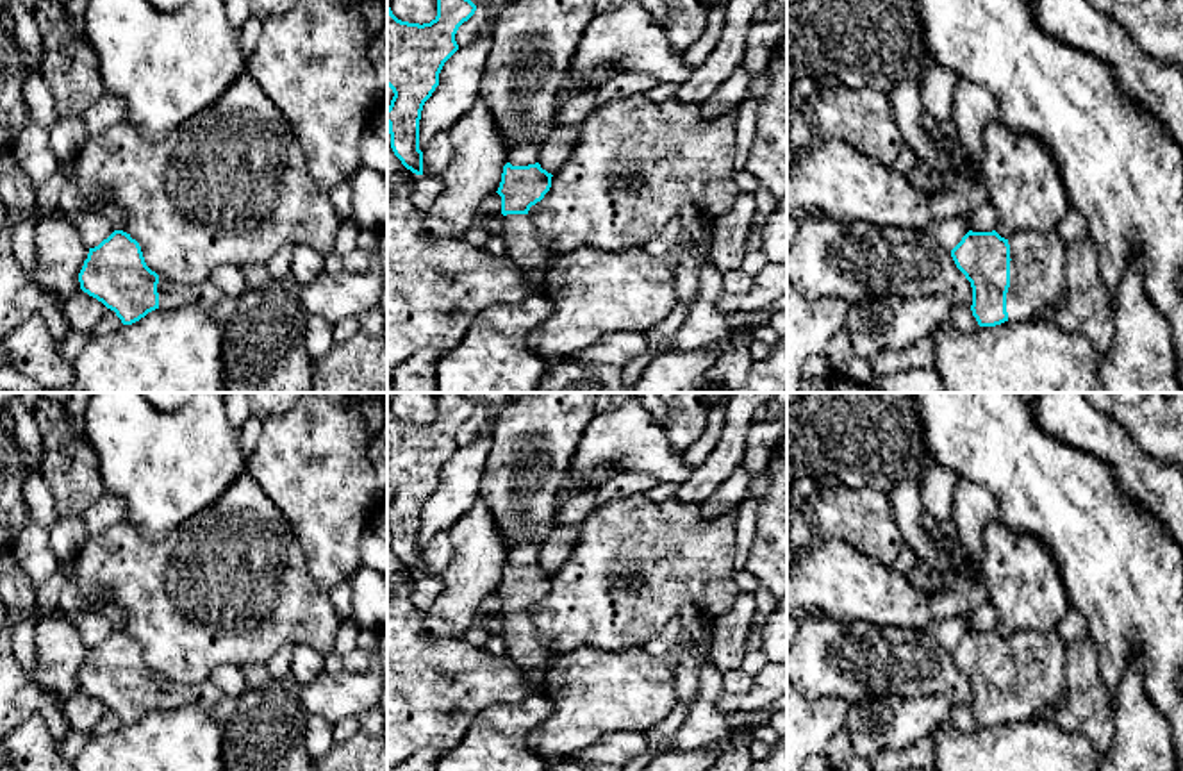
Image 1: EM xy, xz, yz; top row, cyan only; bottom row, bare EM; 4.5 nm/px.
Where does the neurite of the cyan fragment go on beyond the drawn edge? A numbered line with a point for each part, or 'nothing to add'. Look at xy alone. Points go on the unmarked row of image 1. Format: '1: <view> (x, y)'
1: xy (206, 696)

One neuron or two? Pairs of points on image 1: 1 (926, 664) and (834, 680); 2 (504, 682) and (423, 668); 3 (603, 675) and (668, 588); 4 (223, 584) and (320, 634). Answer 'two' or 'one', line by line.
1: one
2: one
3: two
4: one

